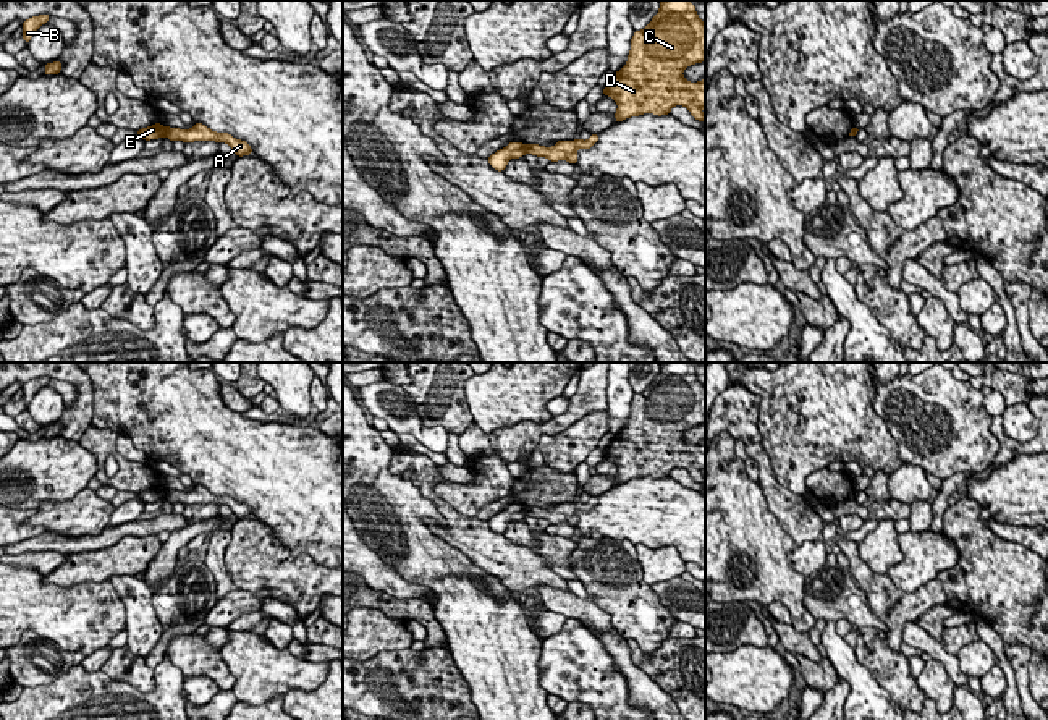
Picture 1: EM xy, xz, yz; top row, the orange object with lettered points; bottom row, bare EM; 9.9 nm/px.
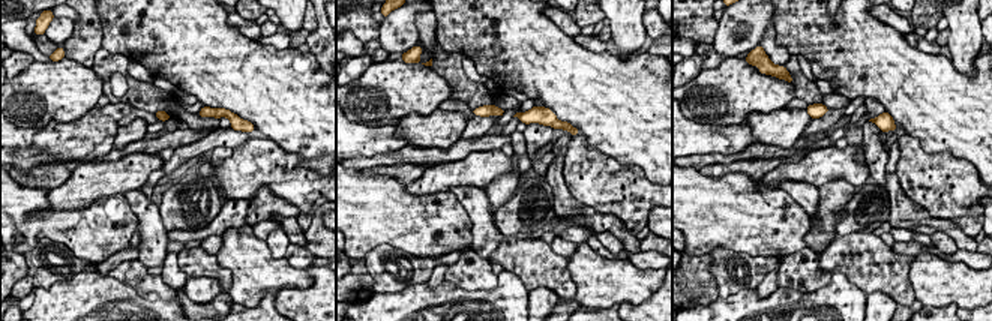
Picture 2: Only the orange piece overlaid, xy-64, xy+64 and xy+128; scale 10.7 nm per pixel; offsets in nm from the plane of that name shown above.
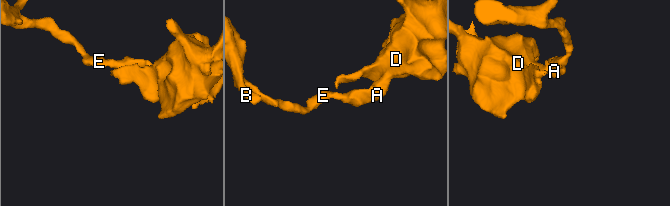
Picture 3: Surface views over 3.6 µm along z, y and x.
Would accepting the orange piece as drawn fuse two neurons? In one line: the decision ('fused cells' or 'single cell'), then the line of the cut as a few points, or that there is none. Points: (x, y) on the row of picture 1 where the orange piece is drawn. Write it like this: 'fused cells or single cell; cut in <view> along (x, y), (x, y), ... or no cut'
single cell; no cut

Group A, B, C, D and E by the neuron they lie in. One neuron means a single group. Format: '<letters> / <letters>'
A B C D E

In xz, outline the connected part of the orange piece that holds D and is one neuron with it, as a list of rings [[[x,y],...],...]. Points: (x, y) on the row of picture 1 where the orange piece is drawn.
[[[660,0],[660,10],[642,29],[634,31],[628,63],[615,73],[603,89],[616,104],[615,123],[644,113],[670,115],[674,105],[684,105],[691,115],[704,121],[705,79],[689,83],[682,71],[705,61],[705,24],[697,16],[695,5],[687,0]]]

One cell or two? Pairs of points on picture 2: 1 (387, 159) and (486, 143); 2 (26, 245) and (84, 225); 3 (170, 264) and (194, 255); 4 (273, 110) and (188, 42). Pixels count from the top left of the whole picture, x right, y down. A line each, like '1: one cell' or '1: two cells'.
1: one cell
2: one cell
3: two cells
4: one cell

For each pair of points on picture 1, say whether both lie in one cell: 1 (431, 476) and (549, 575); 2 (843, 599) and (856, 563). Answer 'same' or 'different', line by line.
1: same
2: different

